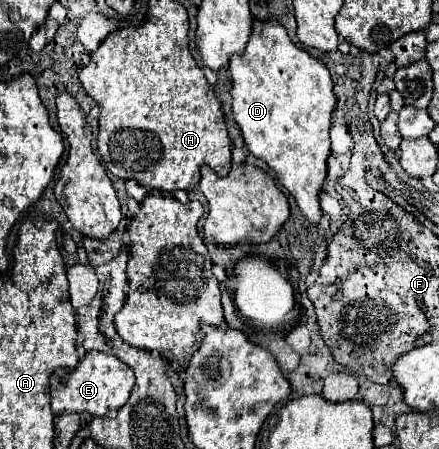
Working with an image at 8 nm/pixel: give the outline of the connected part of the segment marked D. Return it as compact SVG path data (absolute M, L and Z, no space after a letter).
M265 22L261 34L255 32L251 34L245 54L233 56L233 60L229 62L229 72L233 82L233 90L231 90L233 118L243 132L243 140L249 152L255 158L267 162L267 166L275 172L279 184L293 196L297 208L303 212L309 226L317 226L319 218L323 216L319 208L319 194L327 178L327 158L331 154L329 128L331 128L331 114L337 104L329 70L325 68L325 64L315 60L309 52L295 46L281 24Z

